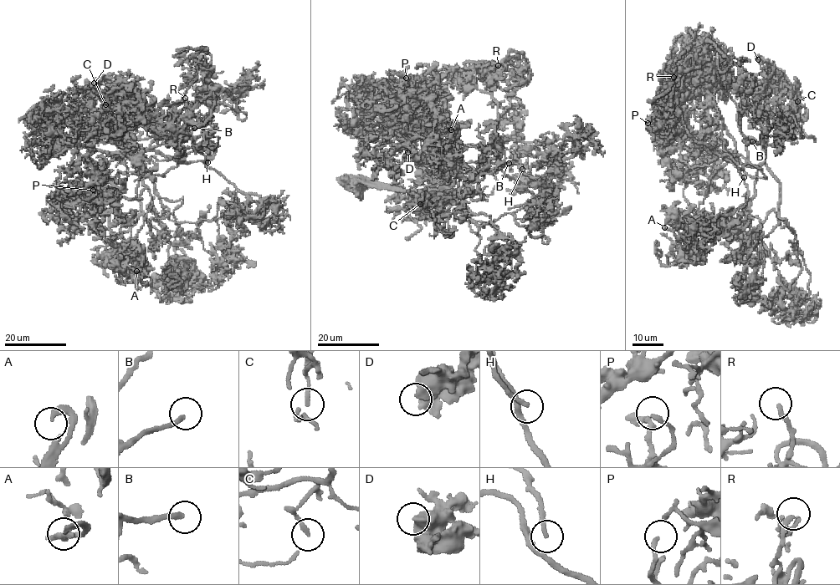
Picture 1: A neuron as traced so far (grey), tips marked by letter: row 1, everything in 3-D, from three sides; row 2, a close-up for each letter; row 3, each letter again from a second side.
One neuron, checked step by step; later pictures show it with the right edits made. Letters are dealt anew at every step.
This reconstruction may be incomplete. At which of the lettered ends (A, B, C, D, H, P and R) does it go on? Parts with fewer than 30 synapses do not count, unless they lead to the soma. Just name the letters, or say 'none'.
B, D, H

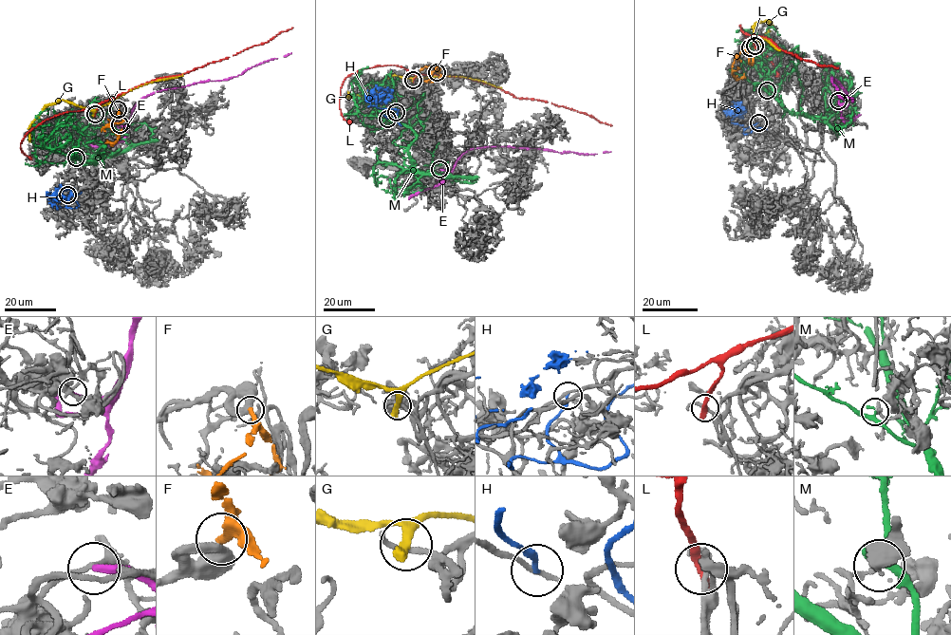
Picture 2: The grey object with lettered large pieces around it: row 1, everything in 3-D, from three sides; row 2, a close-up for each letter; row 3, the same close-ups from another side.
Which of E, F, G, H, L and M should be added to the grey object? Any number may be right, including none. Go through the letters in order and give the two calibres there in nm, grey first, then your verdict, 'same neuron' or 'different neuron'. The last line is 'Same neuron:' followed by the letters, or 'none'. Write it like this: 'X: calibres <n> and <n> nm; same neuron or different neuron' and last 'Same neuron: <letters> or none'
E: calibres 190 and 320 nm; different neuron
F: calibres 400 and 360 nm; different neuron
G: calibres 200 and 400 nm; different neuron
H: calibres 240 and 190 nm; different neuron
L: calibres 200 and 400 nm; different neuron
M: calibres 140 and 240 nm; different neuron
Same neuron: none

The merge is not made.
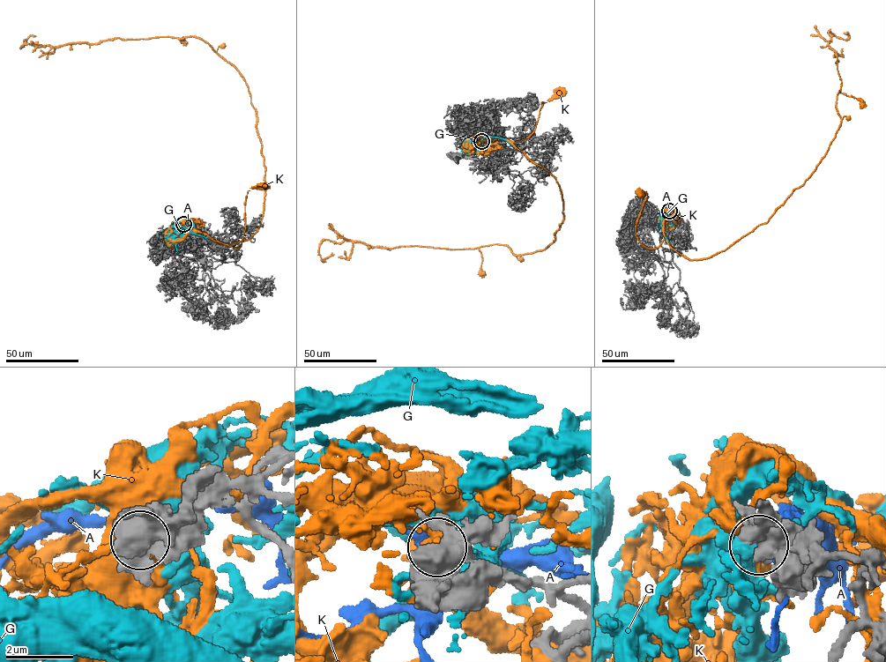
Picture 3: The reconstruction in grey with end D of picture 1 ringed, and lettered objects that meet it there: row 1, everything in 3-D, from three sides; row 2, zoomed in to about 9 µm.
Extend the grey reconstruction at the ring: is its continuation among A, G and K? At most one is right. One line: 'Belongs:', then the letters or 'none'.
Belongs: none

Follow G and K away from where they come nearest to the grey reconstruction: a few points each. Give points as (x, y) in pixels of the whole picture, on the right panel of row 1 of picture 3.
G: (668, 211), (674, 210), (665, 208), (661, 212), (662, 228), (668, 241)
K: (669, 211), (663, 218), (661, 243), (646, 248), (636, 233), (647, 195), (639, 193)

